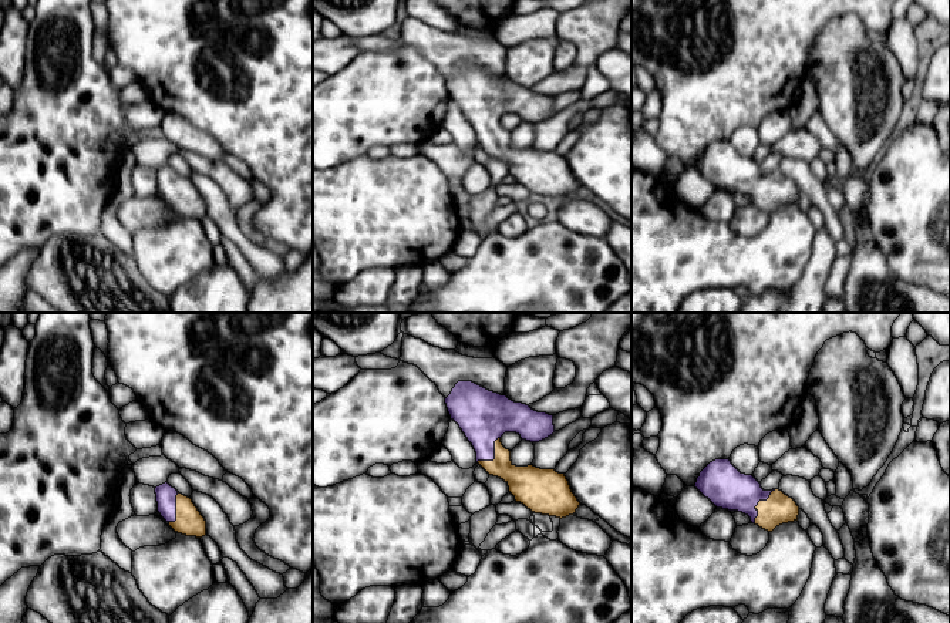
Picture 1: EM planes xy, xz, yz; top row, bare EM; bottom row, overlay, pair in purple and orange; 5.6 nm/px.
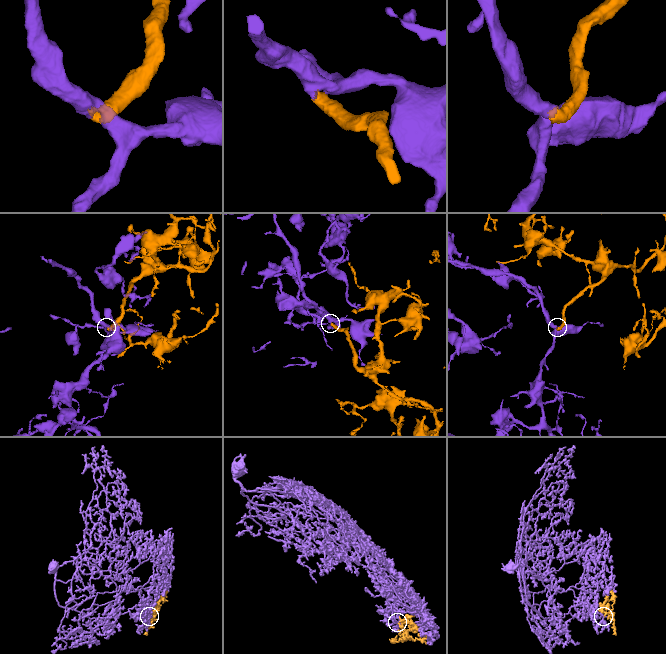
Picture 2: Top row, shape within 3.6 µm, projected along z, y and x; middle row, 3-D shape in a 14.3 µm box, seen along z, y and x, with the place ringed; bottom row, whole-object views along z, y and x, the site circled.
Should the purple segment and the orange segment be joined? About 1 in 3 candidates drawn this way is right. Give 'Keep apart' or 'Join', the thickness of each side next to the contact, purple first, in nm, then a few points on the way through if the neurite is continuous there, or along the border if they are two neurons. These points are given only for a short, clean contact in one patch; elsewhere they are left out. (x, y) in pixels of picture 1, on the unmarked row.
Join. Thickness 240 nm (purple) against 170 nm. Path across: yz (720, 162), (757, 185), (765, 189), (778, 189)

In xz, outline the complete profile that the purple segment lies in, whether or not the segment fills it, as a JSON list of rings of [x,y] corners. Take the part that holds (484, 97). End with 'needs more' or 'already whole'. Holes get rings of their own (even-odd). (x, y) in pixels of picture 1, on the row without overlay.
[[[458,63],[445,80],[454,101],[476,134],[476,144],[503,161],[516,183],[535,195],[566,199],[580,183],[565,155],[533,147],[516,148],[501,118],[516,114],[522,121],[539,124],[555,114],[553,97],[538,94],[506,77],[489,73],[472,63]]]; needs more

